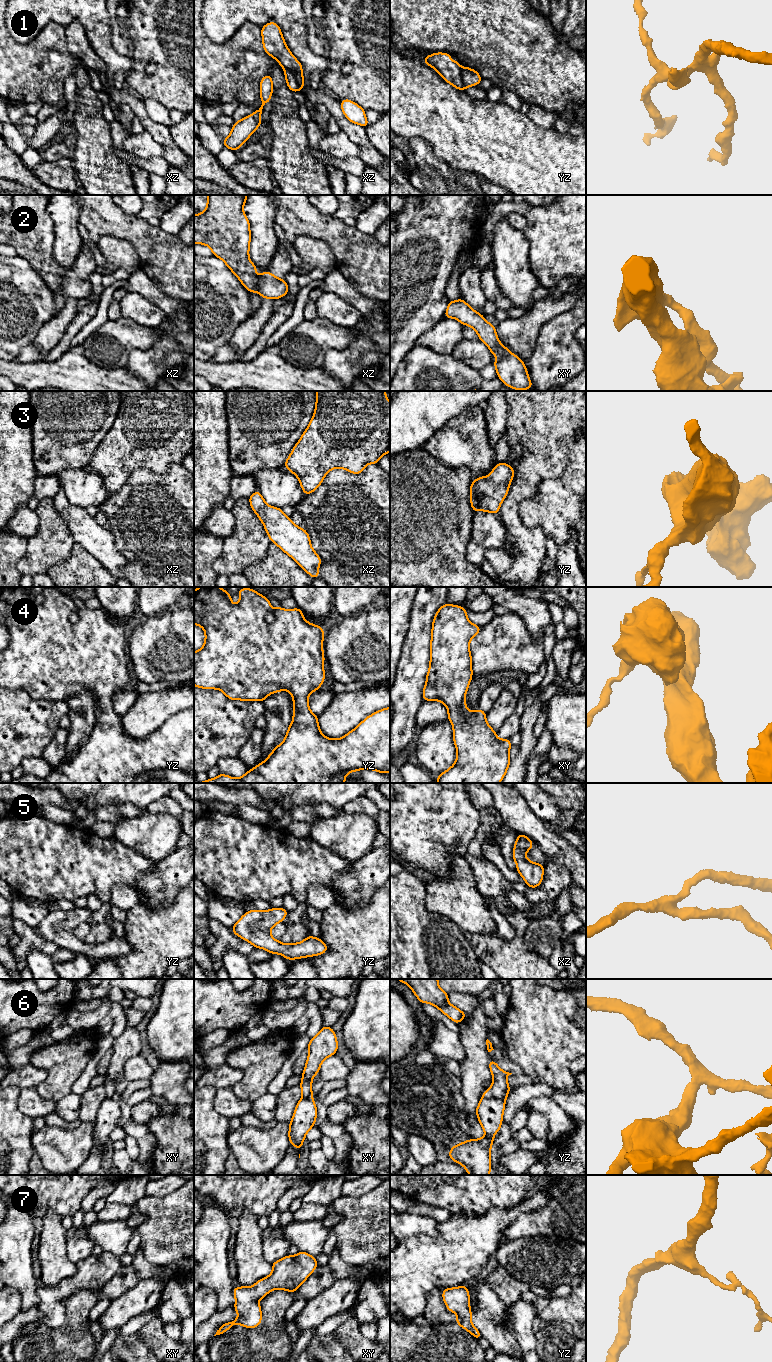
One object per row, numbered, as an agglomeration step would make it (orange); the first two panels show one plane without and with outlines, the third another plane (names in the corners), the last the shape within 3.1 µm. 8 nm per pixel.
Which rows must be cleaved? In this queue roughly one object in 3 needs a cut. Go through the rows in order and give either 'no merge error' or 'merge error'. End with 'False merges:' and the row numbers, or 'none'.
1: merge error
2: no merge error
3: no merge error
4: no merge error
5: no merge error
6: merge error
7: no merge error
False merges: 1, 6

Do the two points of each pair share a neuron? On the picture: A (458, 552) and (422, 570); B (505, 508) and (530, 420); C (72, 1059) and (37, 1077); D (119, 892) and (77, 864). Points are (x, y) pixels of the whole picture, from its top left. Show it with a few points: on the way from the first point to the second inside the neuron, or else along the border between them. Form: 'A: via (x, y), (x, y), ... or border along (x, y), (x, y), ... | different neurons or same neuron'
A: via (449, 561), (440, 570), (431, 570) | same neuron
B: via (523, 486), (535, 458), (535, 442) | same neuron
C: border along (29, 1063), (46, 1072), (46, 1077), (35, 1087) | different neurons
D: border along (135, 888), (114, 885), (111, 888), (108, 900) | different neurons

